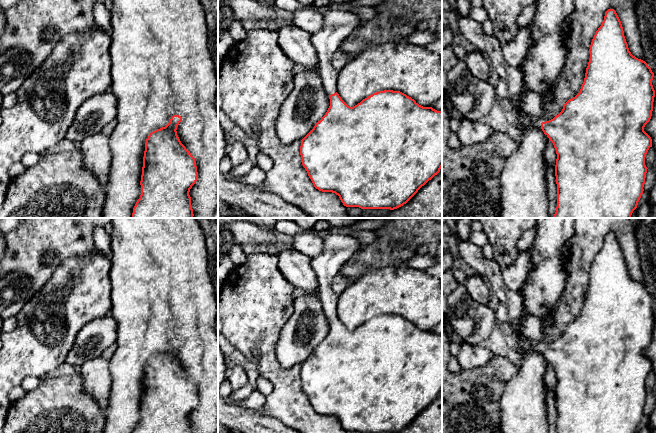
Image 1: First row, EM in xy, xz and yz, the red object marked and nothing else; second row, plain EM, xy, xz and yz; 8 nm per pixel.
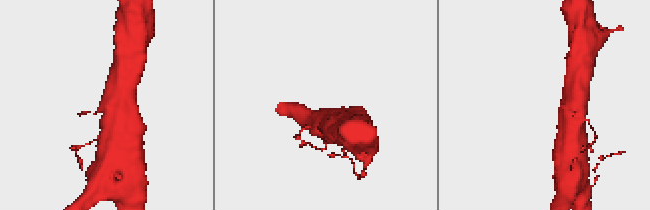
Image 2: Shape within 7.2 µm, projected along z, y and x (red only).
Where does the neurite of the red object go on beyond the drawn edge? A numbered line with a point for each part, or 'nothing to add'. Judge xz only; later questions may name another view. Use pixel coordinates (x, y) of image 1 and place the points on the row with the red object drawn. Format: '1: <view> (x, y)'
1: xz (337, 25)

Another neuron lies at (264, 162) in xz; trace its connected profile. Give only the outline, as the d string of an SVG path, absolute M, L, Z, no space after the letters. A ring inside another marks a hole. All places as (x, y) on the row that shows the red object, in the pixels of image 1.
M258 153L256 156L256 159L257 159L256 166L258 166L260 169L262 169L265 173L267 173L269 170L271 170L271 168L274 165L273 160L269 156L267 156L263 153Z

